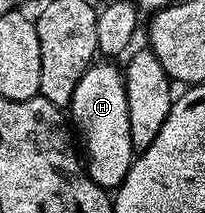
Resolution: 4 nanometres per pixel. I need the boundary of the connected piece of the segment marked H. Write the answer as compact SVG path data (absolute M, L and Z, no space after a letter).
M113 62L101 63L105 64L90 64L83 78L79 78L79 86L75 86L75 94L67 108L85 143L83 156L87 161L89 177L103 189L116 190L127 178L129 167L135 159L135 149L131 142L131 118L122 69L116 68Z

